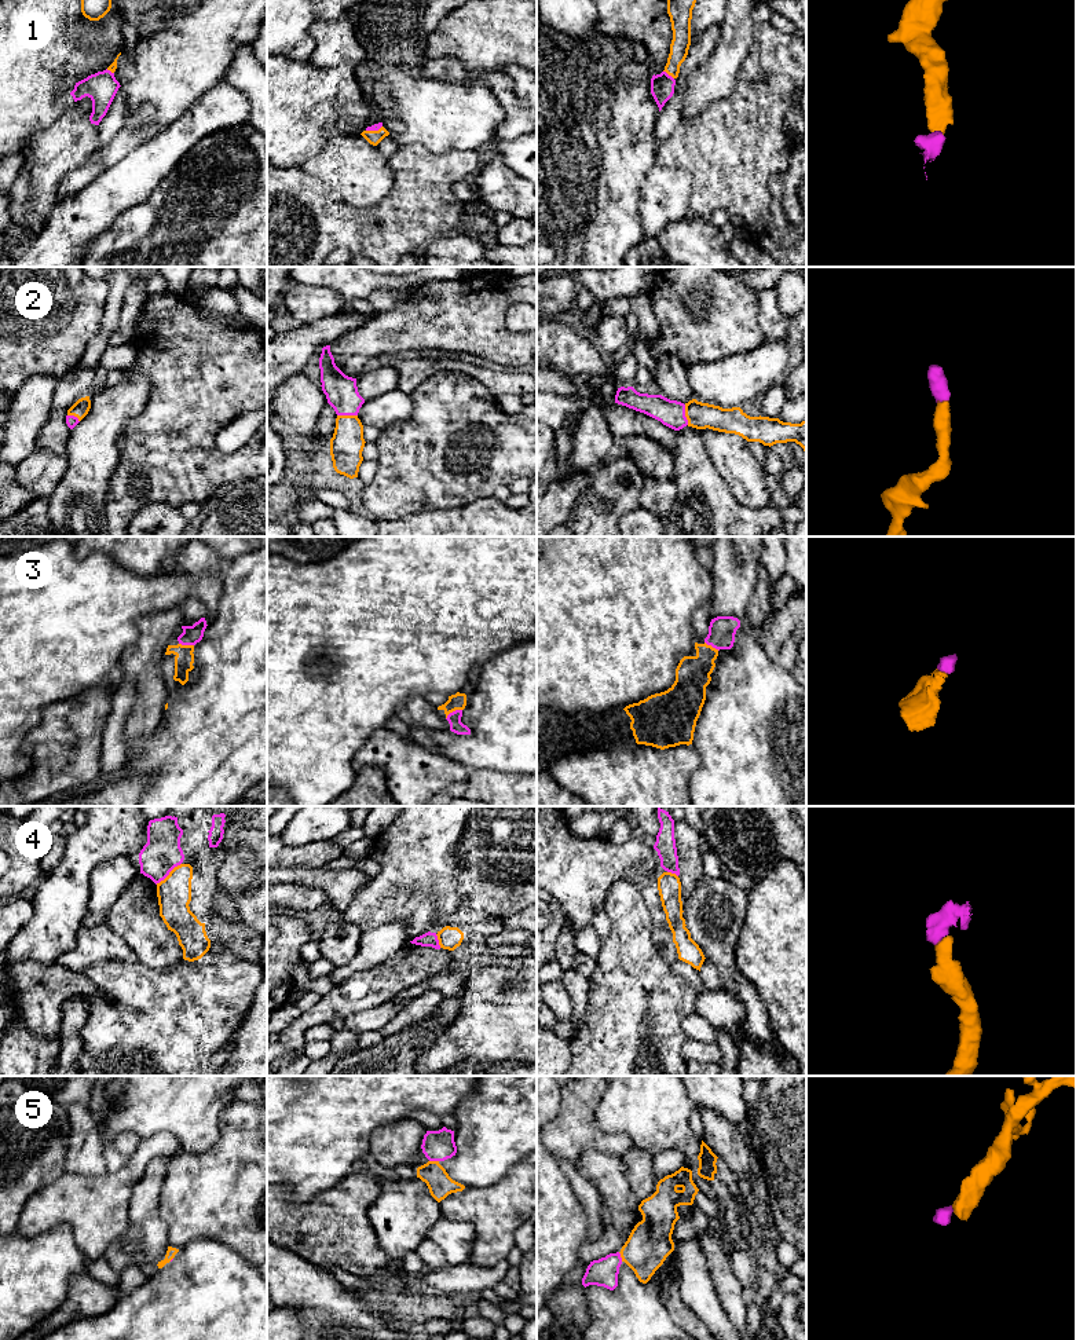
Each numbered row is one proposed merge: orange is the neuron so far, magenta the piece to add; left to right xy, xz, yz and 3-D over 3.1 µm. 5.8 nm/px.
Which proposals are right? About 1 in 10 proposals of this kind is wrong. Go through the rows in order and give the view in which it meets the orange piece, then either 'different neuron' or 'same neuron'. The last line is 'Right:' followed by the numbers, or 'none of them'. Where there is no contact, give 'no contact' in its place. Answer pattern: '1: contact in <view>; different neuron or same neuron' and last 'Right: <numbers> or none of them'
1: contact in yz; same neuron
2: contact in xz; same neuron
3: contact in xz; same neuron
4: contact in xy; same neuron
5: contact in xz; same neuron
Right: 1, 2, 3, 4, 5

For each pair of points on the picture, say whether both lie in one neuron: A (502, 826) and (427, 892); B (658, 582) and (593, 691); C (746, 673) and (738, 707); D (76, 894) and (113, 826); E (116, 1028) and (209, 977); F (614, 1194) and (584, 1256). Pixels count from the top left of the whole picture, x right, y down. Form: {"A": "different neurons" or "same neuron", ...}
{"A": "same neuron", "B": "same neuron", "C": "same neuron", "D": "same neuron", "E": "same neuron", "F": "same neuron"}

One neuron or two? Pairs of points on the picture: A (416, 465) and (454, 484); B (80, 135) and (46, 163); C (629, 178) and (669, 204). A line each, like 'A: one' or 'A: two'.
A: one
B: one
C: two

